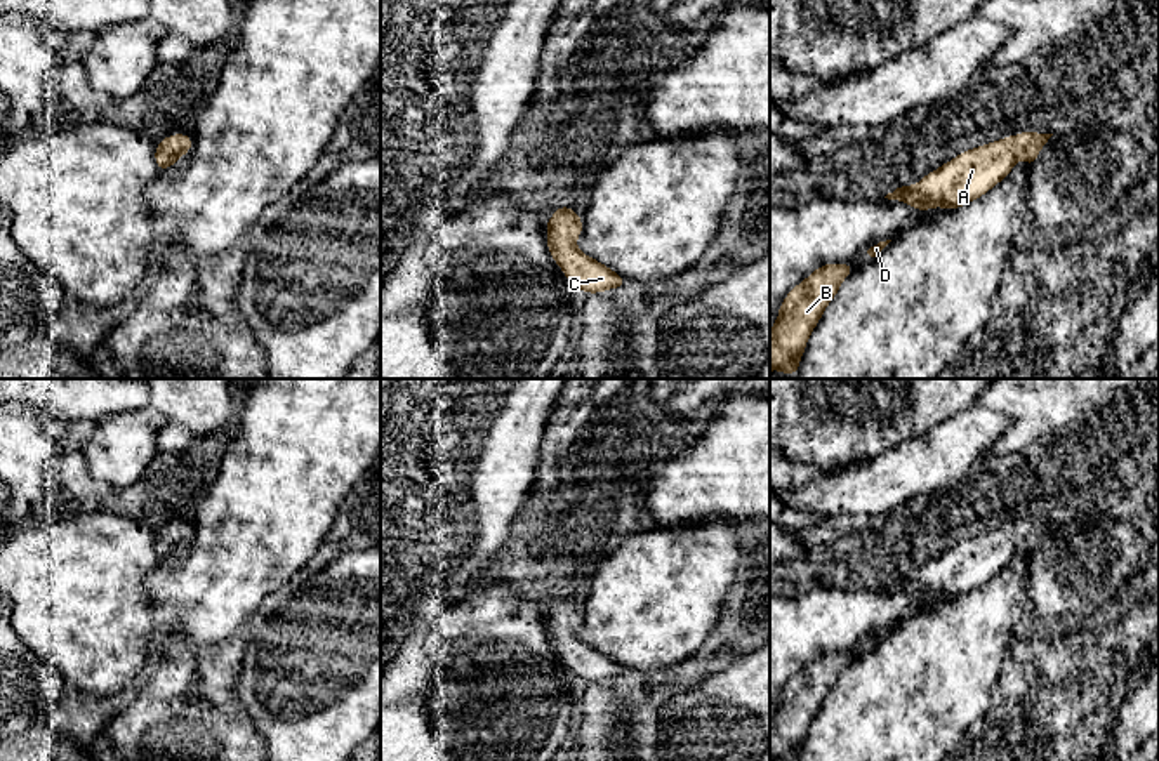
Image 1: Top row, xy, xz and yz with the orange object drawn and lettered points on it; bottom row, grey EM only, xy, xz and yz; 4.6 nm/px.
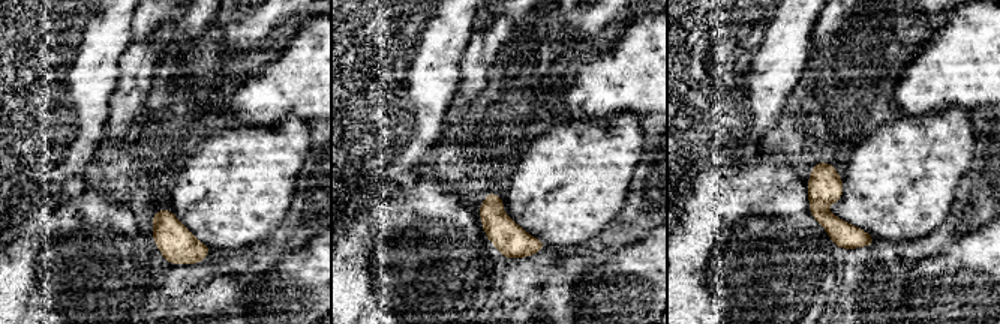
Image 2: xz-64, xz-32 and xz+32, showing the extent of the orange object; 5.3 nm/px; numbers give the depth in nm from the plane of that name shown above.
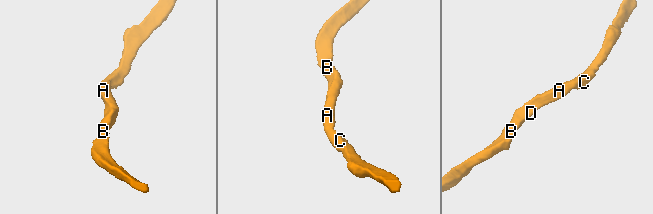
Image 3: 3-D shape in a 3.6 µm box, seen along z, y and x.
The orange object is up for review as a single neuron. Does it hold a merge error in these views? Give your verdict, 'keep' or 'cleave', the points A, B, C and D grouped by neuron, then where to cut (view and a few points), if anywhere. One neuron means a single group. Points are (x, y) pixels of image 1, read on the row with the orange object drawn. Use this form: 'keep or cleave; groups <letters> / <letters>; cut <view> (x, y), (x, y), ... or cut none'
keep; groups A B C D; cut none

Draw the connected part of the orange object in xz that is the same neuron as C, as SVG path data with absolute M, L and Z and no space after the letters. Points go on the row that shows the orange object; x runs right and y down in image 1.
M558 207L546 229L553 259L577 290L598 294L627 281L577 248L575 240L582 235L582 217L572 207Z

